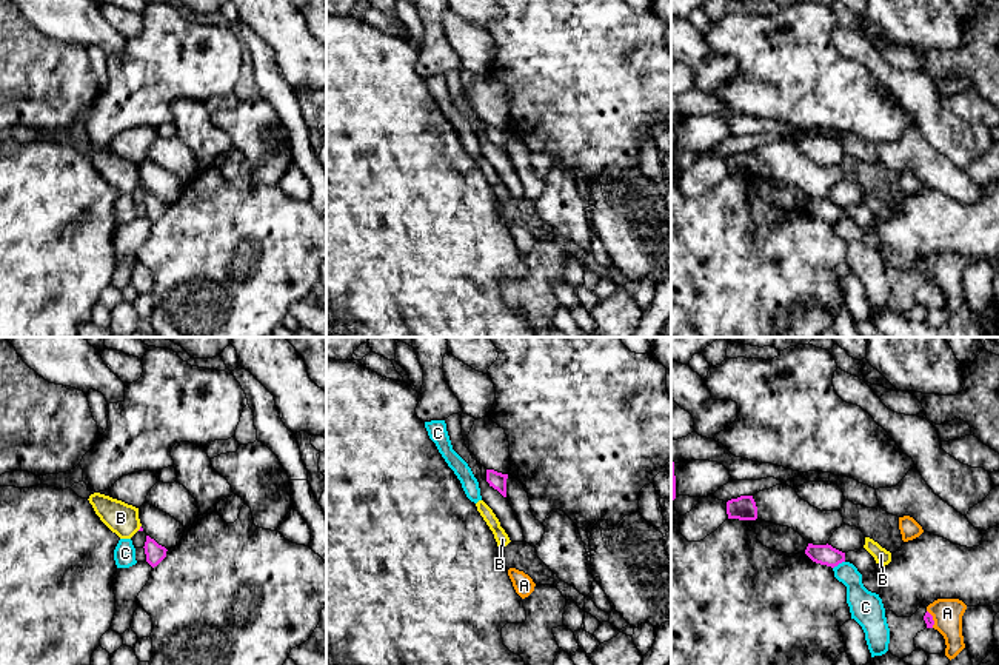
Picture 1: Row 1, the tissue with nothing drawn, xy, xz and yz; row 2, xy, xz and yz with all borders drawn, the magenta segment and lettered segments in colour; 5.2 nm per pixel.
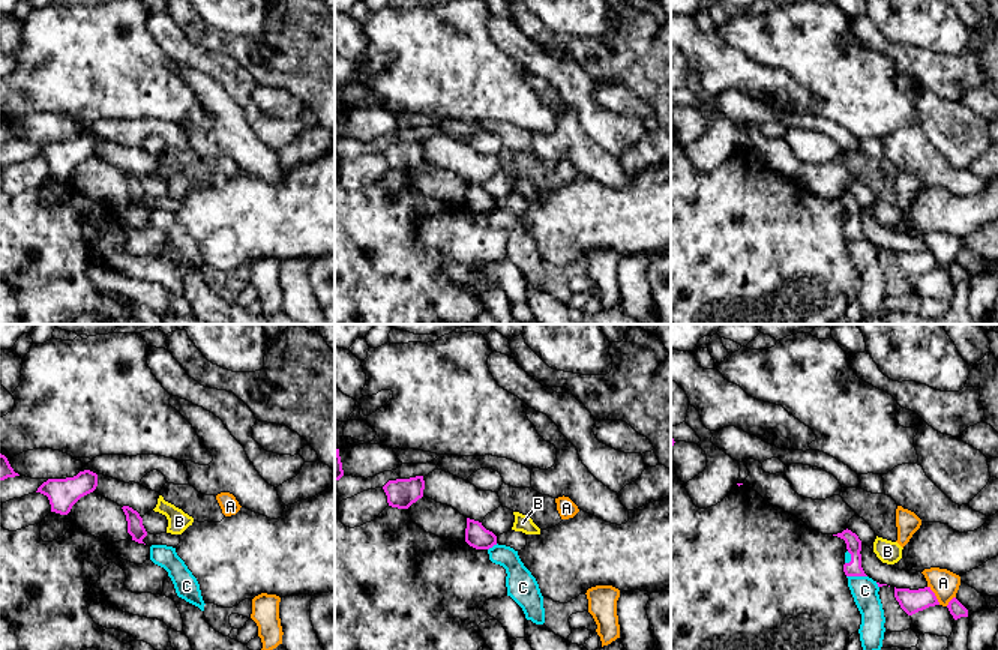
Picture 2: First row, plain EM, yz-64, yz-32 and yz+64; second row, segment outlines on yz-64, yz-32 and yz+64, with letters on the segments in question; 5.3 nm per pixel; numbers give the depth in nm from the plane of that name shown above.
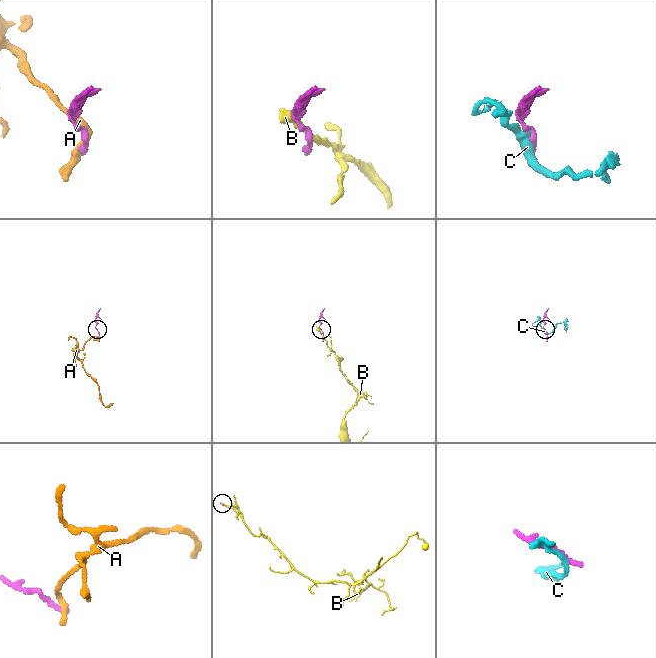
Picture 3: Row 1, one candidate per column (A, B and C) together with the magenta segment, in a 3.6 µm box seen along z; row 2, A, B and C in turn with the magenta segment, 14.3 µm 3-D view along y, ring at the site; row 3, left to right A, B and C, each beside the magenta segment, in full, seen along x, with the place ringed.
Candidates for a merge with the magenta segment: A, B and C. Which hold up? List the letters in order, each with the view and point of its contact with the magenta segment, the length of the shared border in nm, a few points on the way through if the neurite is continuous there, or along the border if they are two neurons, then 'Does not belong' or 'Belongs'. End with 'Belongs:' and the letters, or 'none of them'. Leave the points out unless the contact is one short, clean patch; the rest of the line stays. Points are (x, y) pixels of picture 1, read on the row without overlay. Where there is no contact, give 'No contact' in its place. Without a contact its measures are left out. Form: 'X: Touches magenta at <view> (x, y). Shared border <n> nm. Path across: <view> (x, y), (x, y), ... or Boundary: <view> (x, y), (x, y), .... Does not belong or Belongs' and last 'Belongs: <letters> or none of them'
A: Touches magenta at yz (932, 274). Shared border 100 nm. Boundary: yz (927, 265), (933, 282). Does not belong
B: Touches magenta at xy (140, 183). Shared border 40 nm. Boundary: xy (140, 180), (137, 185). Does not belong
C: Touches magenta at yz (838, 219). Shared border 80 nm. Boundary: yz (844, 216), (833, 223). Does not belong
Belongs: none of them

